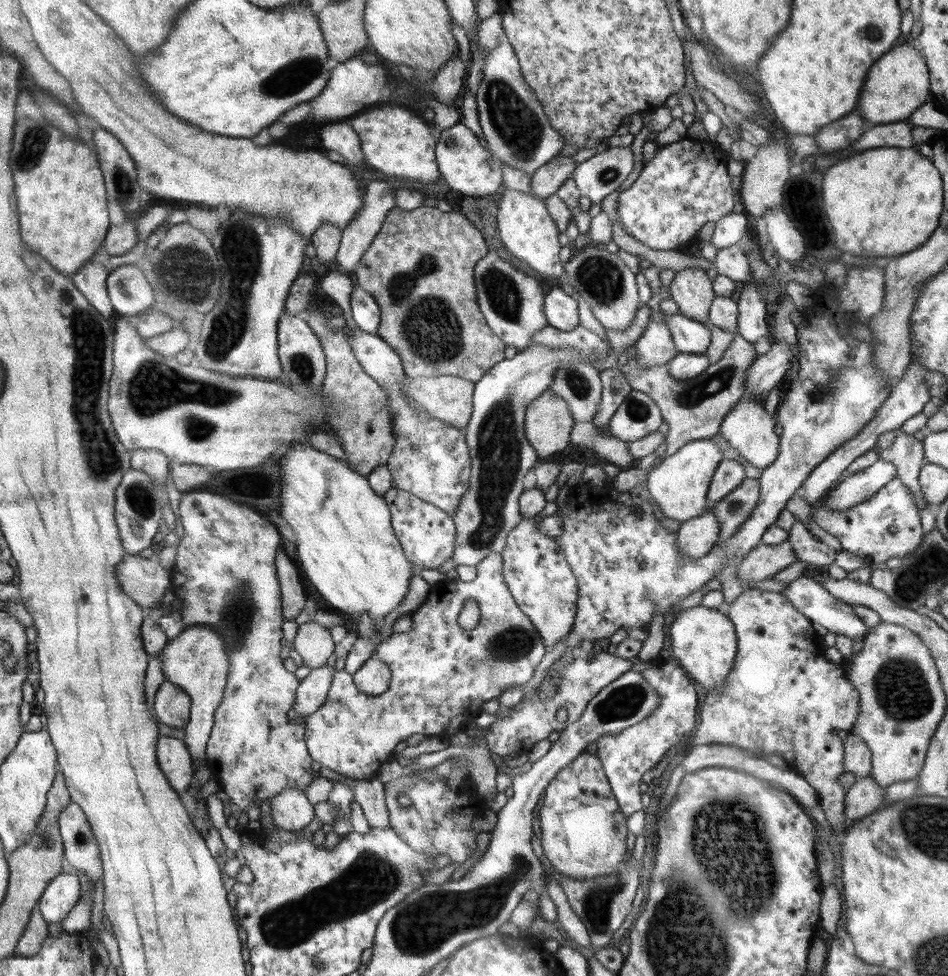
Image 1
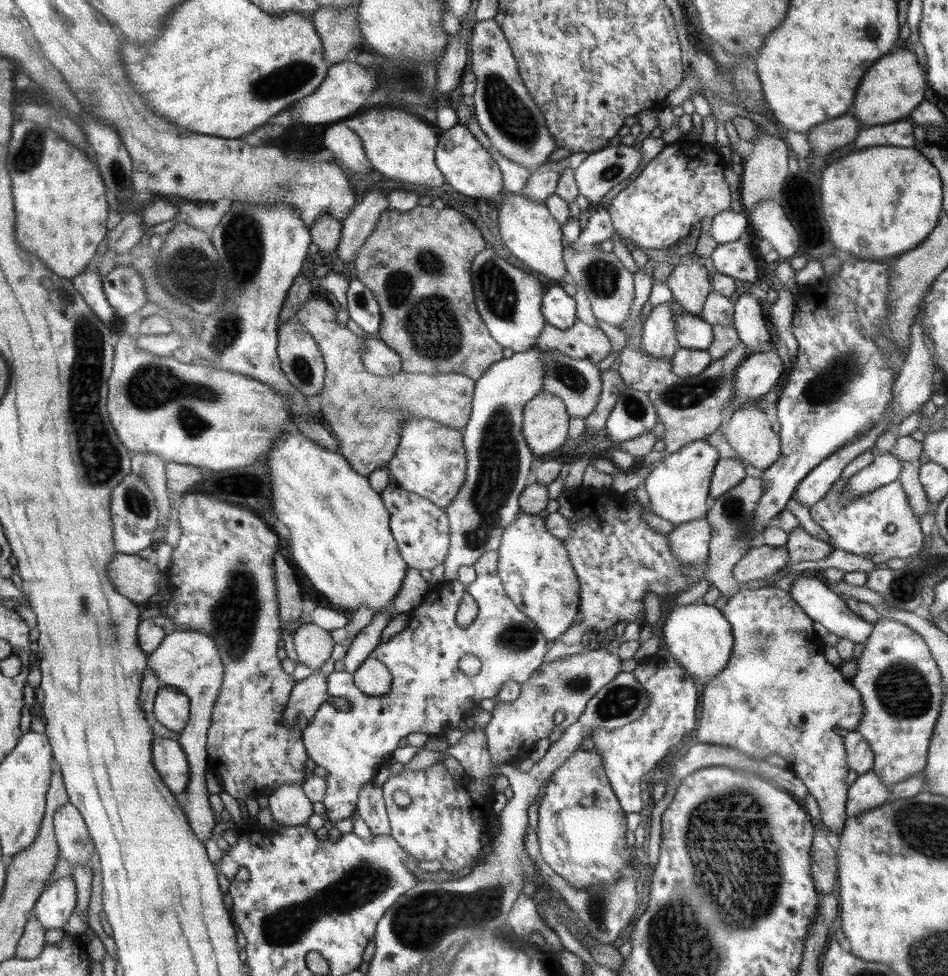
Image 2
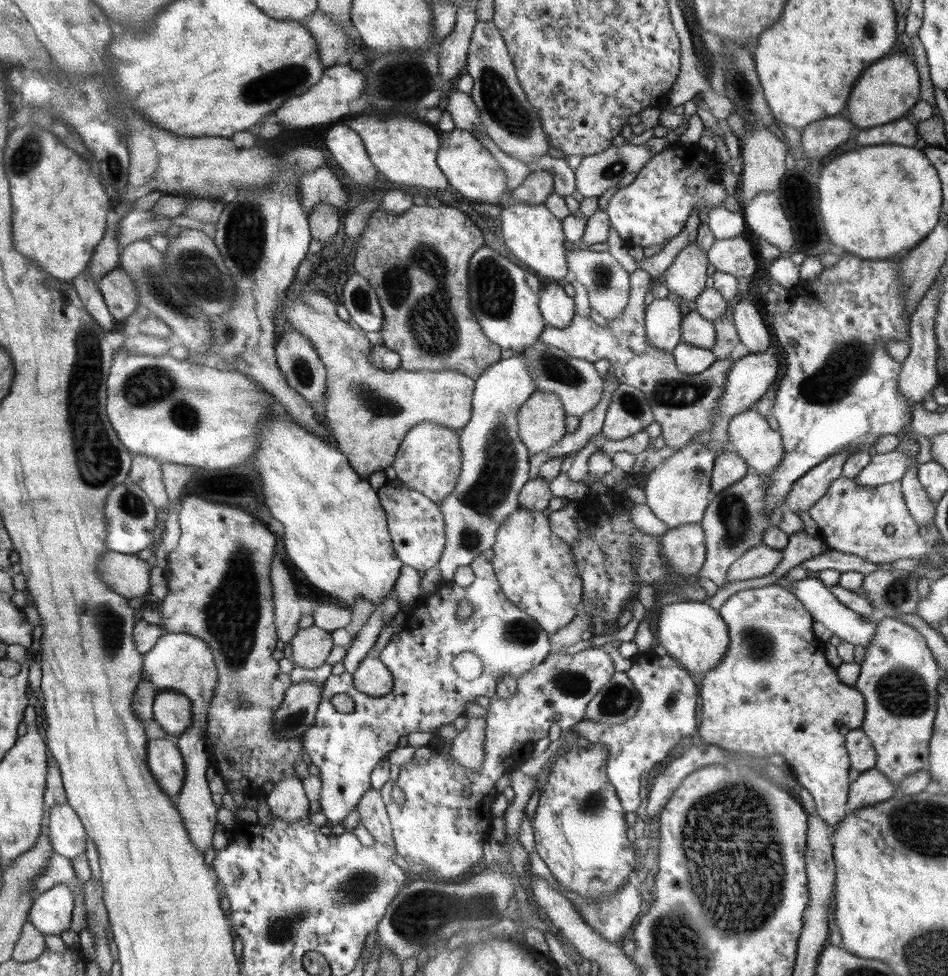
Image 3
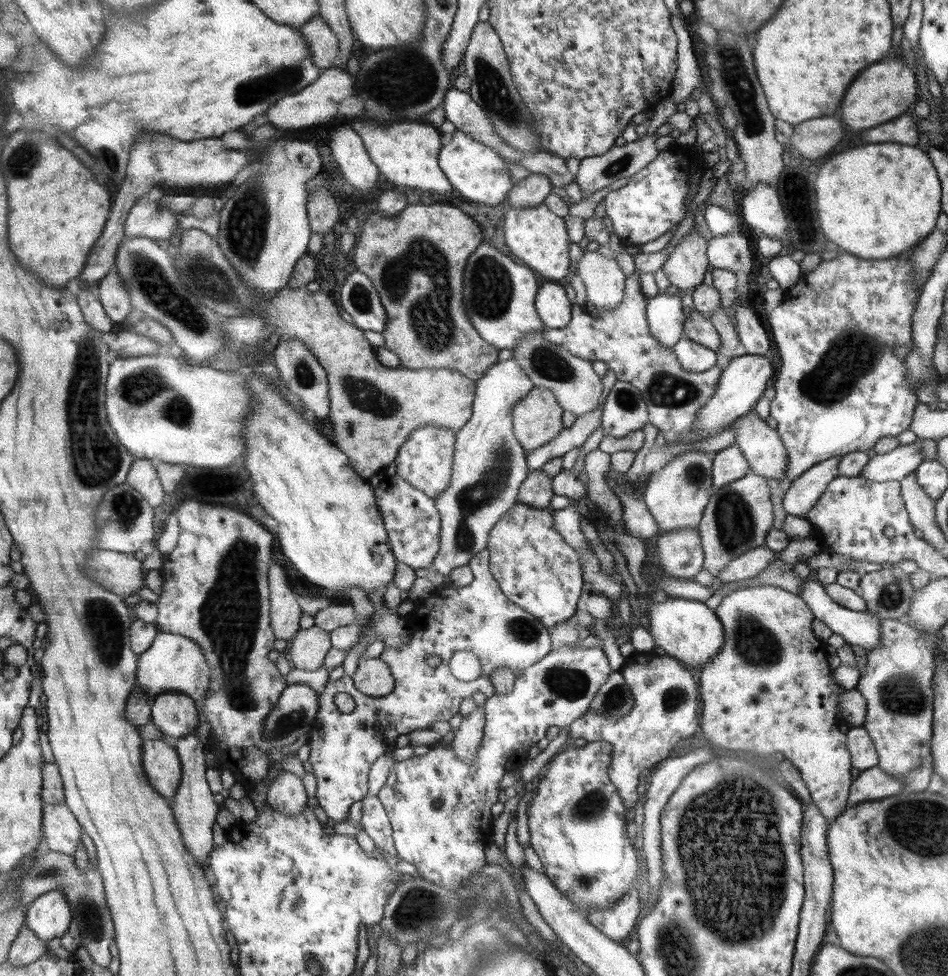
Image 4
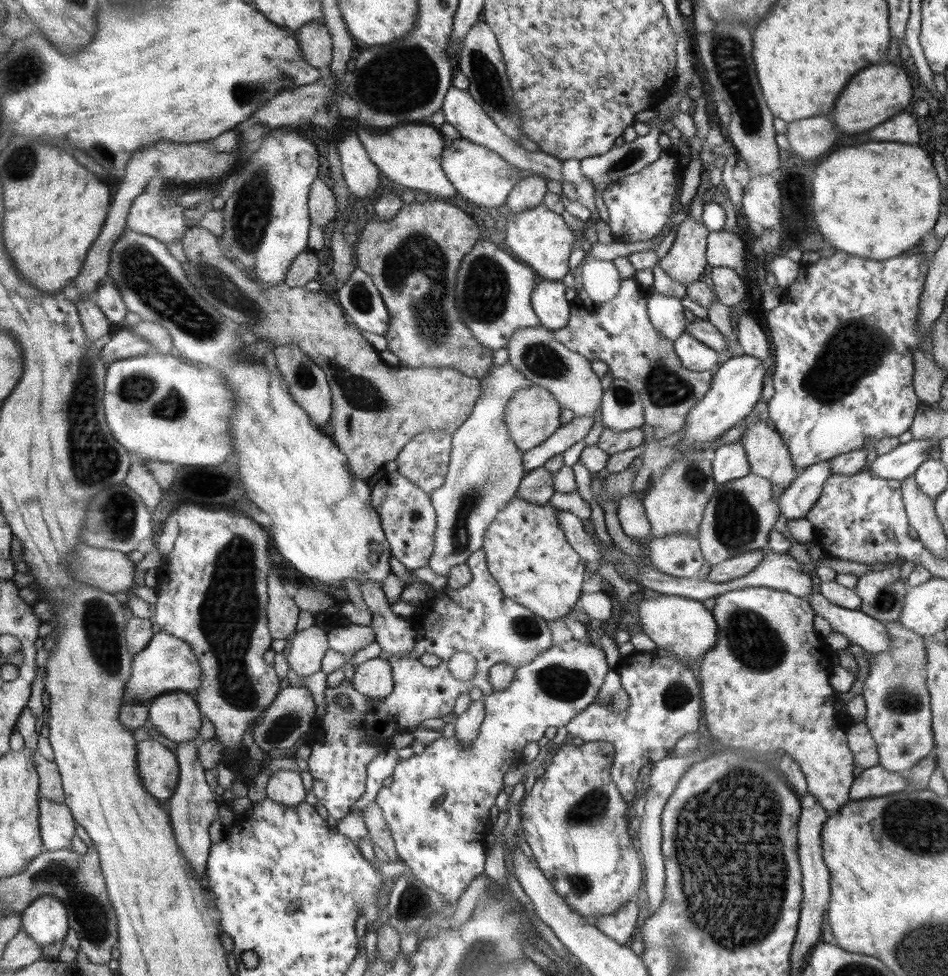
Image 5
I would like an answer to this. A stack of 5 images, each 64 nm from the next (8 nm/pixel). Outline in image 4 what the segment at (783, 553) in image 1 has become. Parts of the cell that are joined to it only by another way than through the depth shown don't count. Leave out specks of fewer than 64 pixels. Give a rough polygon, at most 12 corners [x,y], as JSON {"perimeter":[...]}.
{"perimeter":[[752,548],[717,573],[717,583],[753,579],[776,553]]}

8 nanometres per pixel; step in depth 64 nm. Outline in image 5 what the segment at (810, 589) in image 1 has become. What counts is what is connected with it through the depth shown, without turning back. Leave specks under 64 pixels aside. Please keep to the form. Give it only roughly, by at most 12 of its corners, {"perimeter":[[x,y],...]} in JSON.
{"perimeter":[[817,581],[807,600],[834,632],[869,653],[890,650],[884,623],[828,602]]}

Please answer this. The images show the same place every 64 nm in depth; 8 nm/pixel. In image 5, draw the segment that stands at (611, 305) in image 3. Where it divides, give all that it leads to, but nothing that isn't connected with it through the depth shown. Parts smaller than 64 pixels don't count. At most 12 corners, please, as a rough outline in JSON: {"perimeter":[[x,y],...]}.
{"perimeter":[[586,257],[582,286],[594,306],[615,298],[614,262]]}

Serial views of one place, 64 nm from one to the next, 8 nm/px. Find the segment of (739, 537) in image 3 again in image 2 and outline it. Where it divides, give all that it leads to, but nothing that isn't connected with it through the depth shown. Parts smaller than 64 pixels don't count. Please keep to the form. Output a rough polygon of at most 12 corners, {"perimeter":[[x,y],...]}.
{"perimeter":[[746,475],[710,502],[702,578],[728,599],[740,590],[734,566],[749,548],[763,493]]}

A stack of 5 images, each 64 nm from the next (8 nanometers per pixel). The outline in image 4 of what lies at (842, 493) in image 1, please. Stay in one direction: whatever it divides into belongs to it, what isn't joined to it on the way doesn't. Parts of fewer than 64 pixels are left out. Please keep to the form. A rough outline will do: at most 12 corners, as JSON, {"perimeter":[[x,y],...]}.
{"perimeter":[[919,441],[877,454],[864,479],[901,481],[924,460]]}

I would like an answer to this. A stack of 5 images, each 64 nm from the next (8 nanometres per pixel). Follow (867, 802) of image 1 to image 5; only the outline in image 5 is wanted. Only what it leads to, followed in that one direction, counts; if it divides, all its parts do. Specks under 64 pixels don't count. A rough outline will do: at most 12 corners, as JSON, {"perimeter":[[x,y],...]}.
{"perimeter":[[879,764],[865,768],[850,800],[883,797],[911,786]]}

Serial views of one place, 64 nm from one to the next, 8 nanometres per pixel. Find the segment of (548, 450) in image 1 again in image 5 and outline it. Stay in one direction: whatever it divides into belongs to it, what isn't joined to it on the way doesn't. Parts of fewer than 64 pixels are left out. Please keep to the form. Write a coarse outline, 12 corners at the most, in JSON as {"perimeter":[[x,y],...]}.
{"perimeter":[[538,385],[520,387],[504,409],[524,452],[562,425],[561,406]]}

